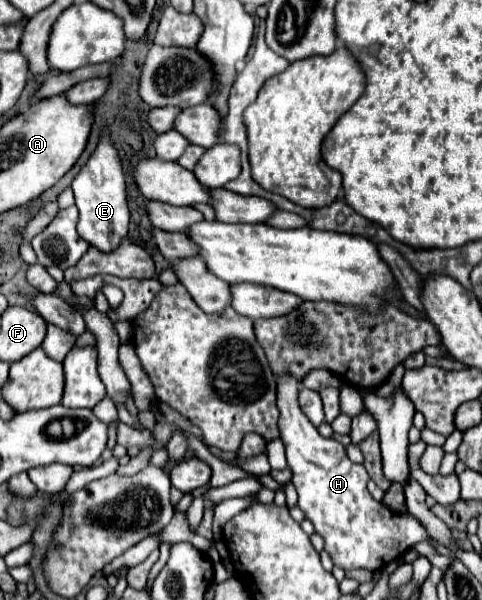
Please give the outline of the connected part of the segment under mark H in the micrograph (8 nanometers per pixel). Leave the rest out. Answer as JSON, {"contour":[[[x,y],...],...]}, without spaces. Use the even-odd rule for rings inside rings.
{"contour":[[[283,372],[277,376],[277,408],[281,412],[279,432],[287,450],[287,464],[293,470],[293,484],[299,494],[299,508],[303,510],[305,518],[313,522],[315,532],[319,532],[325,538],[325,550],[331,554],[335,566],[341,566],[345,570],[353,570],[353,568],[379,570],[391,560],[399,558],[405,550],[409,550],[417,542],[423,542],[423,540],[429,542],[431,538],[427,528],[415,516],[395,514],[383,502],[375,502],[371,498],[365,486],[369,480],[365,466],[351,462],[341,442],[337,442],[335,438],[323,438],[317,432],[317,428],[309,422],[309,418],[299,408],[299,400],[297,400],[299,388],[301,388],[301,382],[289,372]]]}

